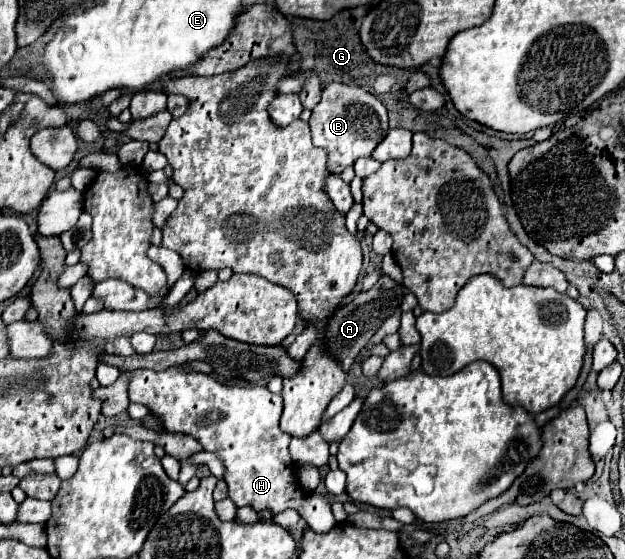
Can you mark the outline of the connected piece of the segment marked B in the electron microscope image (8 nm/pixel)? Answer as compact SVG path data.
M332 82L324 88L322 100L310 116L312 140L328 152L328 166L332 174L340 174L362 156L372 156L374 148L388 134L388 116L384 104L360 86Z

